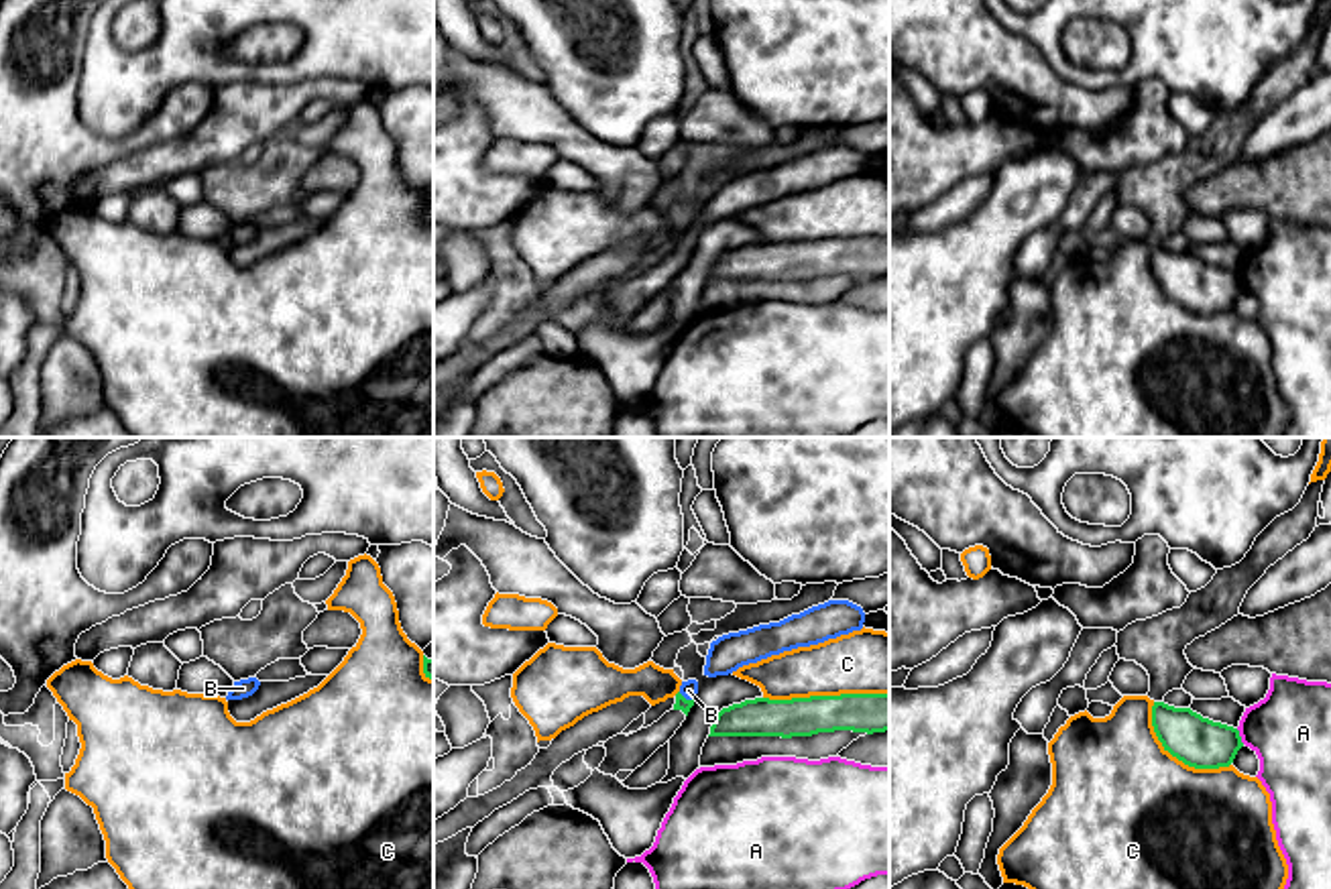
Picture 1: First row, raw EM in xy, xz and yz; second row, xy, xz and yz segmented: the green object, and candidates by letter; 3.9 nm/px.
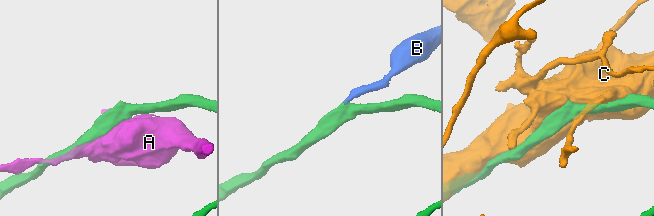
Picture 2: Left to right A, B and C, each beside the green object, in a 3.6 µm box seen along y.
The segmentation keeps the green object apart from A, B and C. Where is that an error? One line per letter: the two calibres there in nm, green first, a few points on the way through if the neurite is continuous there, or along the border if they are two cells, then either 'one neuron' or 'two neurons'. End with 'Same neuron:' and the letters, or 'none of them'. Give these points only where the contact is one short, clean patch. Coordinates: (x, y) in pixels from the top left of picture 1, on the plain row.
A: 200 nm thick on the green side, 320 nm on the other; two neurons
B: 50 nm thick on the green side, 70 nm on the other; border along xz (678, 236), (692, 245); two neurons
C: 160 nm thick on the green side, 260 nm on the other; two neurons
Same neuron: none of them

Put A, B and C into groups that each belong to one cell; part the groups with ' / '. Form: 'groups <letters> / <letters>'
groups A / B / C

